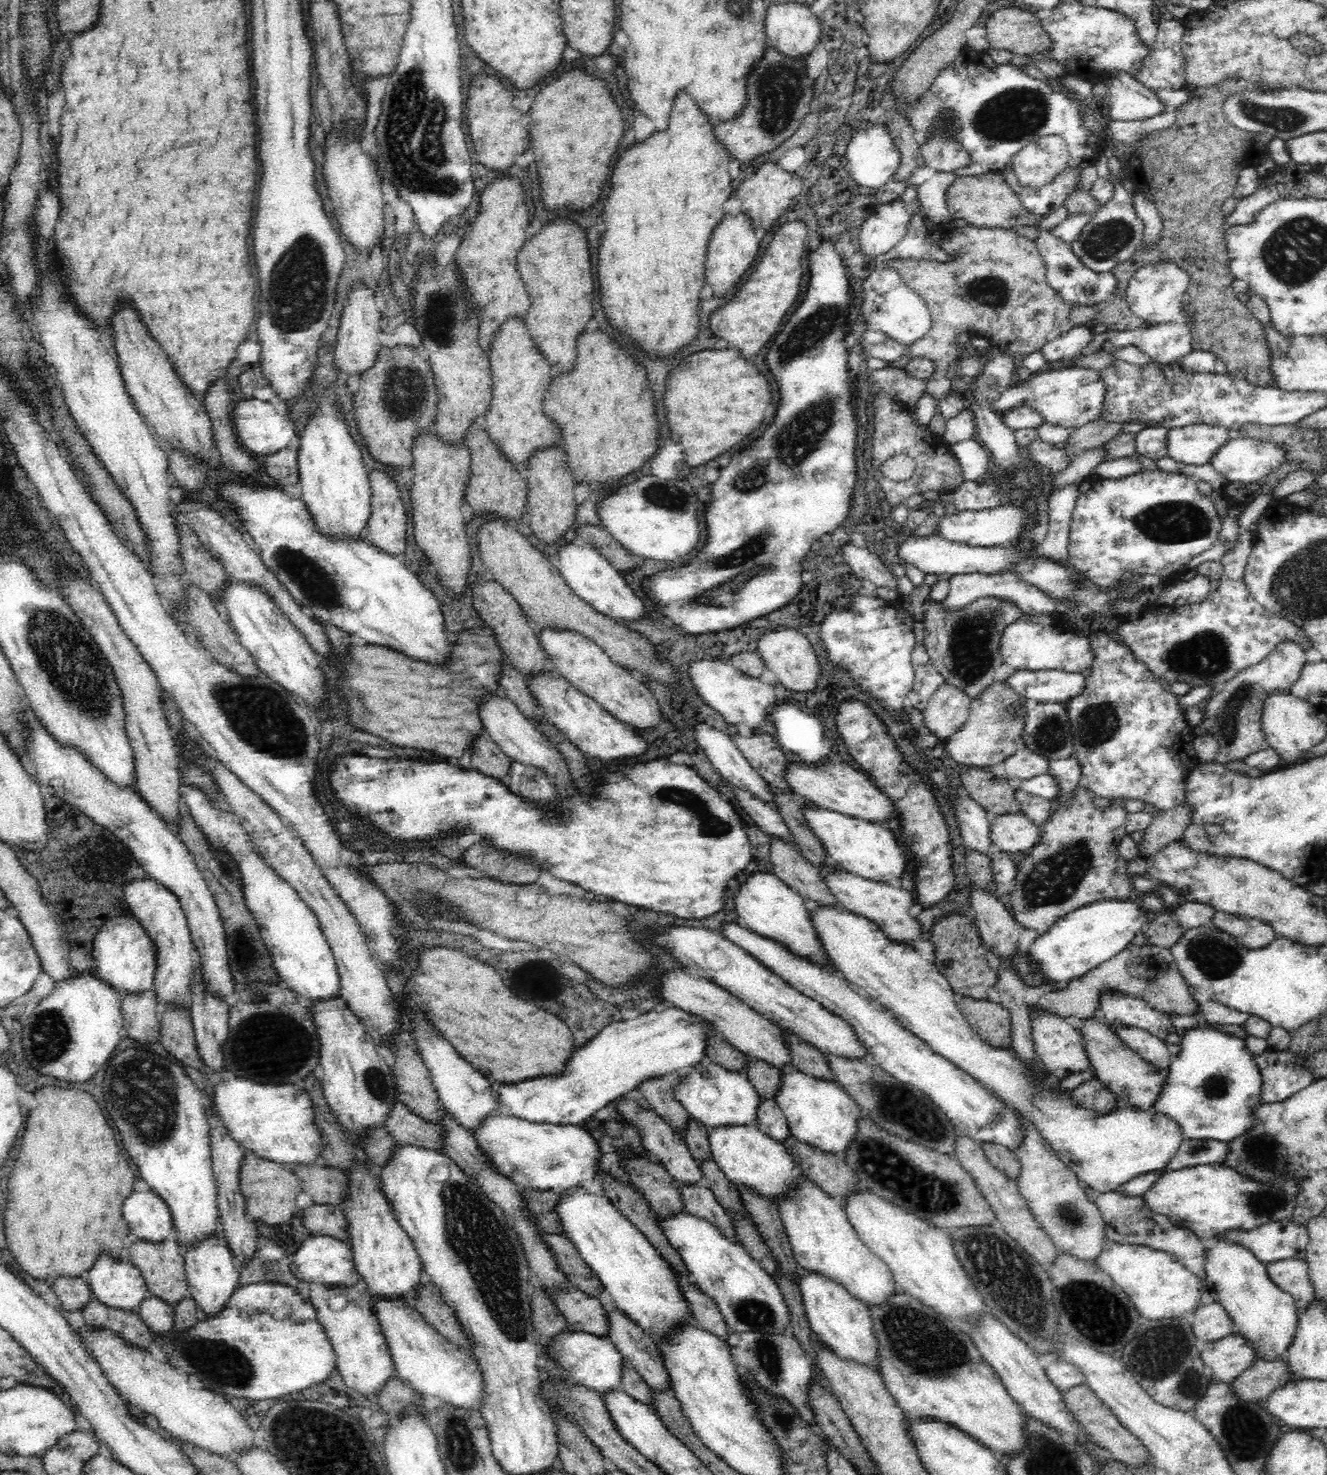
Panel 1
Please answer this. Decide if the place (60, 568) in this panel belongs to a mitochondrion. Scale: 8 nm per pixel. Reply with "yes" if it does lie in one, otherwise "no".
no

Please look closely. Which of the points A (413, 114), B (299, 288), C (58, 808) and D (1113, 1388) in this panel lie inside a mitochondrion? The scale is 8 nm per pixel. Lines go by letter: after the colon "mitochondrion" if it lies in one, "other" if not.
A: mitochondrion
B: mitochondrion
C: other
D: other

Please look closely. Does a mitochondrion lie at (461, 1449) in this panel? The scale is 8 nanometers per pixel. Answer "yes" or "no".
yes

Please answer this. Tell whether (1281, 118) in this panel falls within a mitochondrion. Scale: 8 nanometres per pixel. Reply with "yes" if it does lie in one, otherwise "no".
yes

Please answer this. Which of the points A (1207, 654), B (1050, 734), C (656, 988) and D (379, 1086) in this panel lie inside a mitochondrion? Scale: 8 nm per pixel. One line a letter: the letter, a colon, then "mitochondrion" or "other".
A: mitochondrion
B: mitochondrion
C: other
D: mitochondrion

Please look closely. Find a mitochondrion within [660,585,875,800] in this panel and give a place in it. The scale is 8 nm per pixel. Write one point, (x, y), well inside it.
(700, 597)

